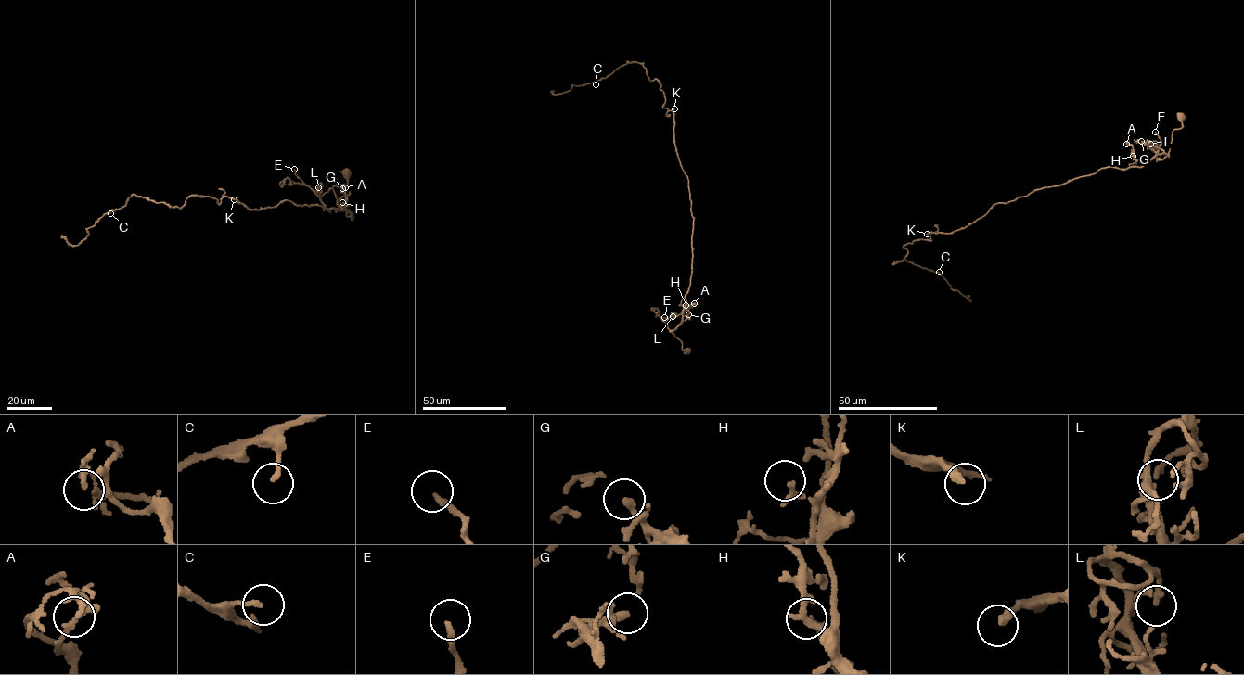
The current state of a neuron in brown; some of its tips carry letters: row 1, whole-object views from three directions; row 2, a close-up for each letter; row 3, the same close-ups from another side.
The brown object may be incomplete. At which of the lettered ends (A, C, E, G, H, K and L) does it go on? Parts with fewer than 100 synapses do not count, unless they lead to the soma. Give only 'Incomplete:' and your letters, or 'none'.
Incomplete: none

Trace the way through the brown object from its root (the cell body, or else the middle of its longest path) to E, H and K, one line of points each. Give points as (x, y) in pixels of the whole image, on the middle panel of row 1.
E: (686, 350), (682, 350), (681, 341), (668, 328), (668, 319), (664, 322), (664, 317)
H: (686, 350), (682, 350), (682, 343), (671, 331), (680, 324), (686, 305)
K: (686, 350), (671, 331), (681, 323), (689, 285), (693, 221), (688, 179), (674, 144), (674, 108)

